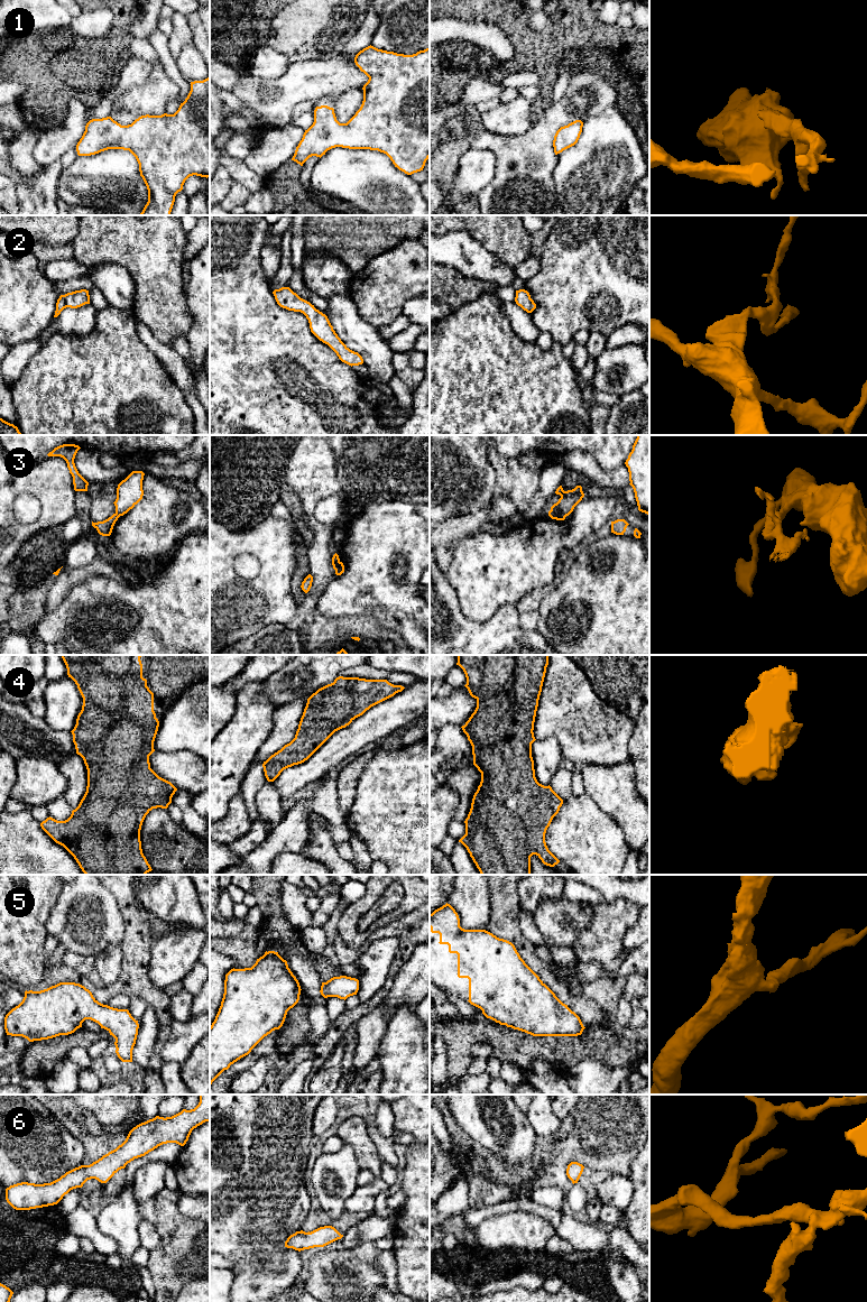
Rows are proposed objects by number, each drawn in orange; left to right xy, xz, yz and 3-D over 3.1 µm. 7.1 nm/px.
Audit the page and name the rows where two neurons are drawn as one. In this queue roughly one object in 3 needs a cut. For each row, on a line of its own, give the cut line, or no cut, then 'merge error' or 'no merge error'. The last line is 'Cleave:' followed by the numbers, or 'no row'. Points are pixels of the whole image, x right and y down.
1: no cut; no merge error
2: no cut; no merge error
3: cut in yz along (551, 509), (565, 516); merge error
4: no cut; no merge error
5: no cut; no merge error
6: no cut; no merge error
Cleave: 3

